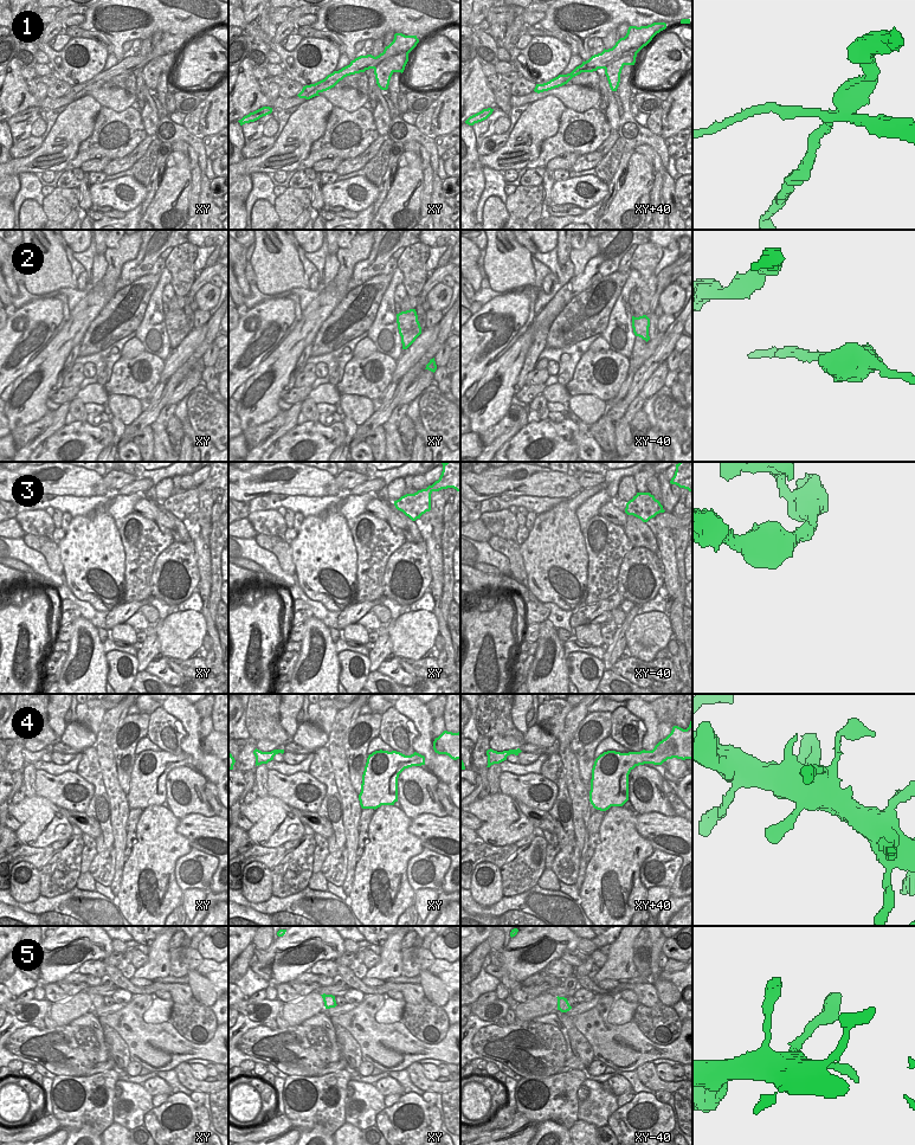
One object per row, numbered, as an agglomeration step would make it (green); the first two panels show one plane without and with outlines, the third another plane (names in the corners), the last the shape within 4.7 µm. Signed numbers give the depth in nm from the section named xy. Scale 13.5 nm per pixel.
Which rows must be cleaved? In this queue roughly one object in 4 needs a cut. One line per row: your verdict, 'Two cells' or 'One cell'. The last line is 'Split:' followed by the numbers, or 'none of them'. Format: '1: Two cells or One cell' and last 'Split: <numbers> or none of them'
1: Two cells
2: Two cells
3: One cell
4: One cell
5: One cell
Split: 1, 2.

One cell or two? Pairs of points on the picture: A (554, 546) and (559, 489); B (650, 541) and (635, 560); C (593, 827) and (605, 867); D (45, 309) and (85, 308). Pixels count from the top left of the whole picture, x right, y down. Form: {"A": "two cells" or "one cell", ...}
{"A": "two cells", "B": "two cells", "C": "two cells", "D": "two cells"}

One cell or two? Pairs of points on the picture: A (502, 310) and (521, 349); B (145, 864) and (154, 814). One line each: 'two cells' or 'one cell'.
A: two cells
B: one cell

